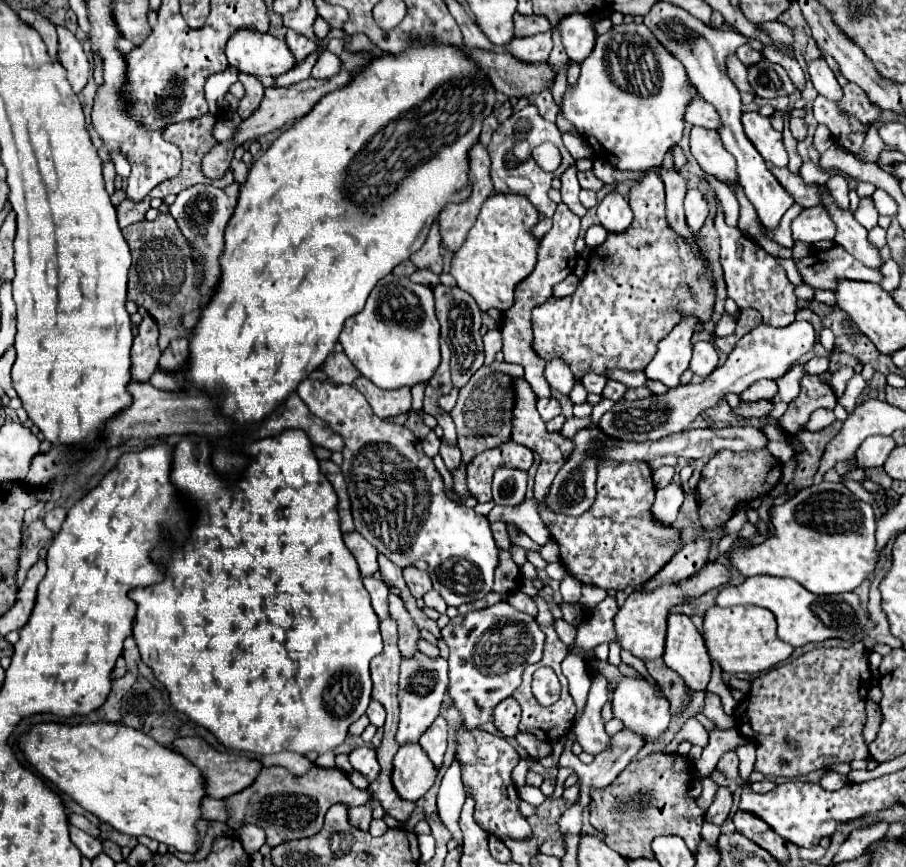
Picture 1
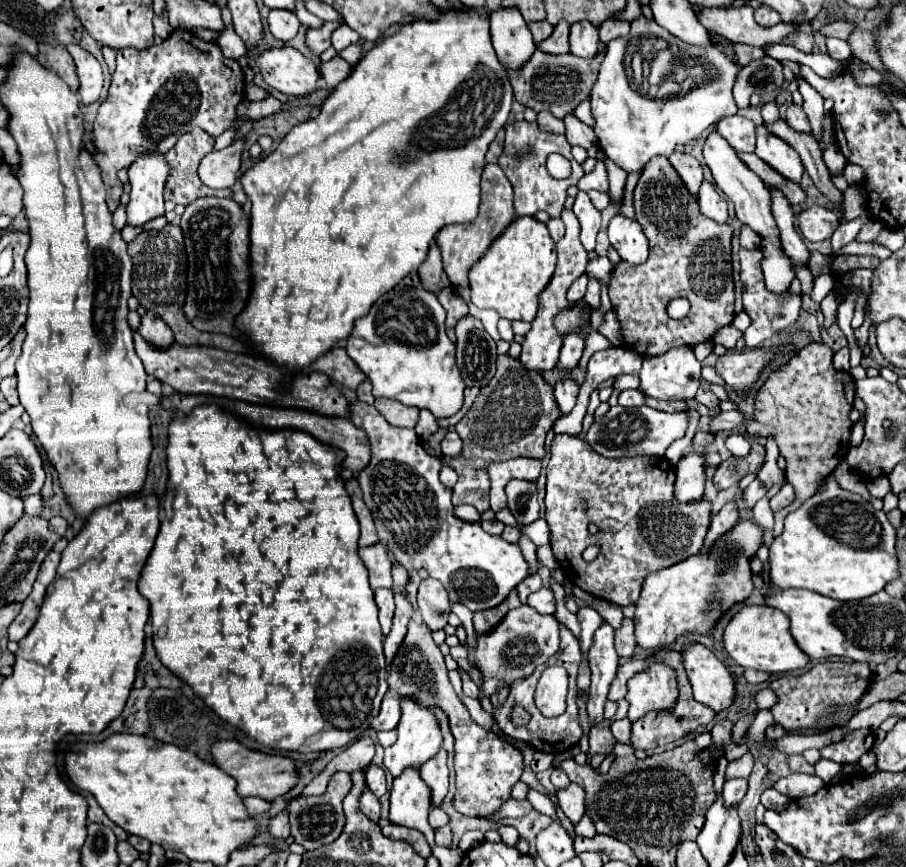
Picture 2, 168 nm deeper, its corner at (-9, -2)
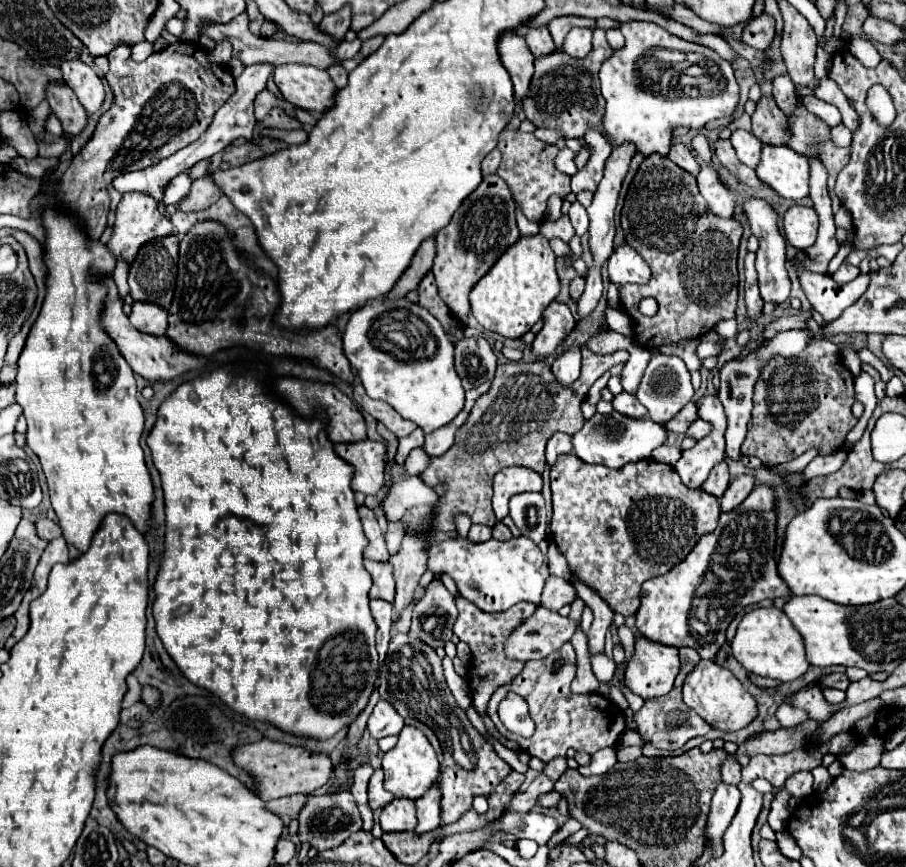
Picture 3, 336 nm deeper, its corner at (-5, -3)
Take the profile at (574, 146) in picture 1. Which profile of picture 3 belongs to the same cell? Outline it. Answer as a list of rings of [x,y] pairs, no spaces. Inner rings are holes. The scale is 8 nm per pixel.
[[[561,149],[559,151],[559,155],[555,157],[555,165],[557,165],[557,169],[561,171],[561,173],[565,173],[565,175],[573,175],[575,171],[577,171],[577,167],[575,167],[575,163],[573,163],[573,157],[575,157],[575,153],[571,151],[571,149]]]

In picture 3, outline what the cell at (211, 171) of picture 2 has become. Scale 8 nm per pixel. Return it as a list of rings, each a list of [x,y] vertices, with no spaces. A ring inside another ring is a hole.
[[[205,175],[203,179],[193,181],[189,195],[183,201],[179,201],[179,211],[183,211],[183,213],[203,211],[203,209],[211,207],[219,197],[221,197],[221,189],[217,185],[213,185],[213,179],[209,175]]]

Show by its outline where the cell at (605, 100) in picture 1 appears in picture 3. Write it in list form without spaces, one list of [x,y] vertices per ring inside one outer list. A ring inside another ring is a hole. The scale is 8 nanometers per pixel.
[[[631,21],[621,25],[621,33],[625,35],[625,47],[615,51],[599,71],[599,81],[601,81],[601,93],[607,101],[605,105],[605,139],[613,145],[619,147],[623,141],[633,141],[637,145],[637,151],[643,153],[645,157],[651,153],[668,155],[671,148],[671,135],[673,129],[685,127],[699,131],[705,127],[705,123],[721,119],[721,117],[731,117],[739,105],[739,85],[733,75],[731,63],[723,61],[717,53],[713,53],[707,47],[701,47],[697,43],[683,41],[665,29],[661,29],[655,23],[643,23],[643,21]],[[655,47],[681,47],[685,53],[695,51],[701,53],[703,57],[713,57],[715,63],[719,63],[719,69],[727,81],[727,93],[717,93],[717,95],[699,95],[699,97],[687,97],[687,99],[663,99],[647,93],[637,75],[637,61],[639,57],[647,55]]]

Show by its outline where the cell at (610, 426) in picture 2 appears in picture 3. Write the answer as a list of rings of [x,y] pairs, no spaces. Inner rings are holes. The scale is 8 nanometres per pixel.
[[[617,411],[611,415],[599,415],[595,413],[589,421],[585,421],[583,429],[573,435],[573,453],[589,465],[605,465],[609,469],[621,469],[625,463],[635,463],[641,459],[649,459],[651,451],[663,445],[667,437],[667,431],[653,423],[651,419],[633,421],[631,417],[625,417]]]

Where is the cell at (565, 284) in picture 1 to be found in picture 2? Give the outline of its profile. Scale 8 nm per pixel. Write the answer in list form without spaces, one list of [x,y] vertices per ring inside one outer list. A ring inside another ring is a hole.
[[[587,274],[579,276],[579,278],[577,278],[577,280],[571,284],[571,288],[569,288],[569,292],[567,292],[567,300],[569,300],[569,302],[583,300],[585,290],[587,290]]]

